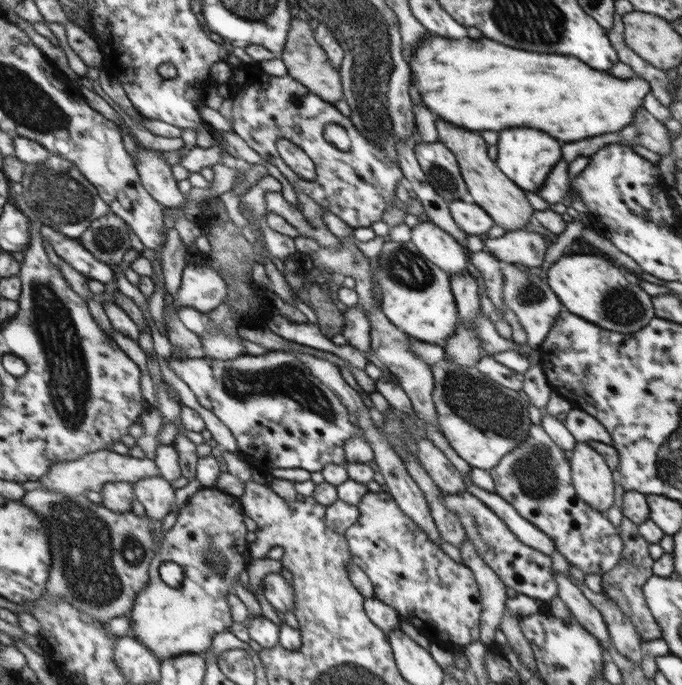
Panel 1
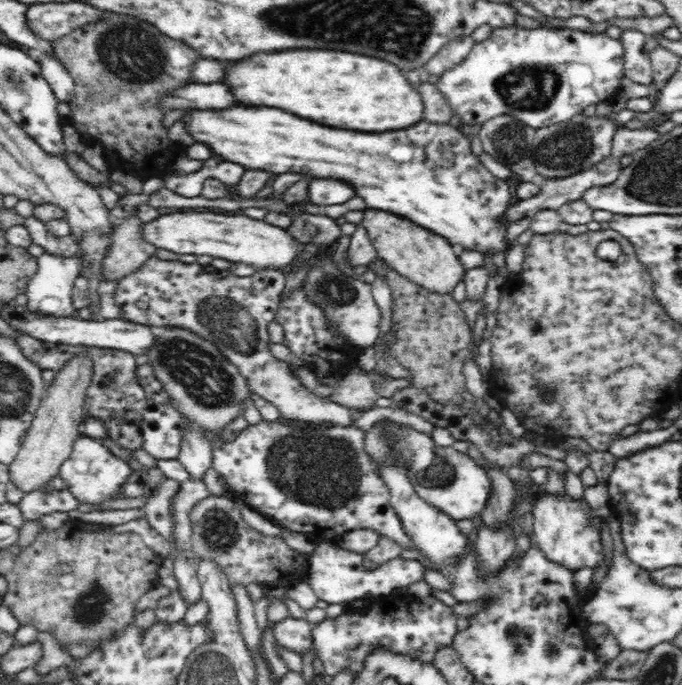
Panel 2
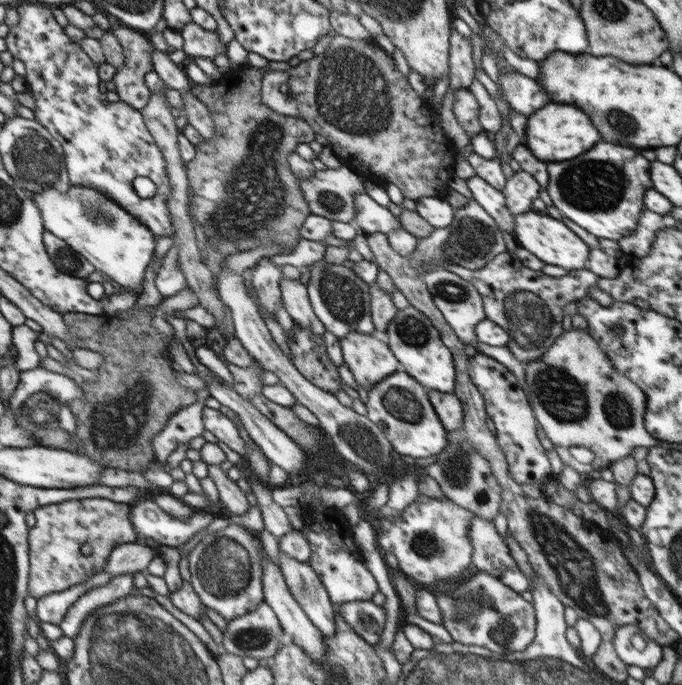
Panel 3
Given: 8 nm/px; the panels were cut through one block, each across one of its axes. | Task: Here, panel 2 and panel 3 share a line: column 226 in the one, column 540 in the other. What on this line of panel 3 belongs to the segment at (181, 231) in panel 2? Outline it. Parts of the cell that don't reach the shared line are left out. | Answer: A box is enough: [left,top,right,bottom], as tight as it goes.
[514,210,590,272]

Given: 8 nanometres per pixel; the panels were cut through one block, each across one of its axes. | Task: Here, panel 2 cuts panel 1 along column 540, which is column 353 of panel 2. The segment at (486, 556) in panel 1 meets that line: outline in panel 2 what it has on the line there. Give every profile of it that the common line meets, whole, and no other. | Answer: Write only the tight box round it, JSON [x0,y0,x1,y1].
[304,542,425,606]

